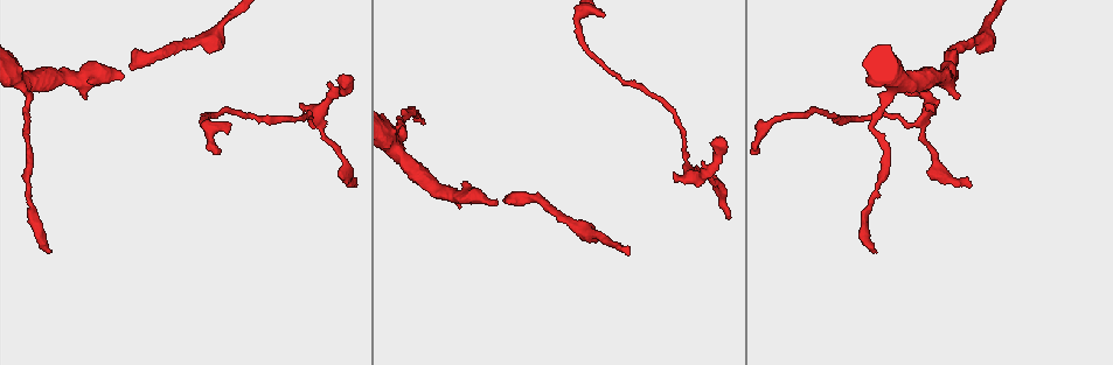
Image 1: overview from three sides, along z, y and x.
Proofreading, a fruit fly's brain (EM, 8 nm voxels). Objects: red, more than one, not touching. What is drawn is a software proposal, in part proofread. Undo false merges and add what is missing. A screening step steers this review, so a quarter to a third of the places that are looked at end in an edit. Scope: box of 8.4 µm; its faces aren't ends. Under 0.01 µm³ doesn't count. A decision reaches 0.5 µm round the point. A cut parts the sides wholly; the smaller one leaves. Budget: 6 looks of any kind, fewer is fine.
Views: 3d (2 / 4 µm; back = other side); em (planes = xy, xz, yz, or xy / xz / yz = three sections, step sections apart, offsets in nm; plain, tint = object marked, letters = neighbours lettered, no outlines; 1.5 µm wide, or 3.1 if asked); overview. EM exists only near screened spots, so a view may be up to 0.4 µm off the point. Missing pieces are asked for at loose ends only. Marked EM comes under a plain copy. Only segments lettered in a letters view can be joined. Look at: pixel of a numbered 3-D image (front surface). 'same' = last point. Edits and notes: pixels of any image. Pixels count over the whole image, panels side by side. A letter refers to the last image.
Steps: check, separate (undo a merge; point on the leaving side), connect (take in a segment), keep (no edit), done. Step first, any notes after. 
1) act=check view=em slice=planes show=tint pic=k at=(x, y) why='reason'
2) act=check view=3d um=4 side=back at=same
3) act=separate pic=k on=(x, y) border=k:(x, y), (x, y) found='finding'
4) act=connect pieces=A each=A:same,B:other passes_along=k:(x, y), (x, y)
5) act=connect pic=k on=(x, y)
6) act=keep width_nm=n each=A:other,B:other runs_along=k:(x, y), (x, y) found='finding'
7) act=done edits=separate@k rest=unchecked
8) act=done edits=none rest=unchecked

act=check view=em slice=planes show=letters pic=1 at=(716, 140) why='branch stops here'

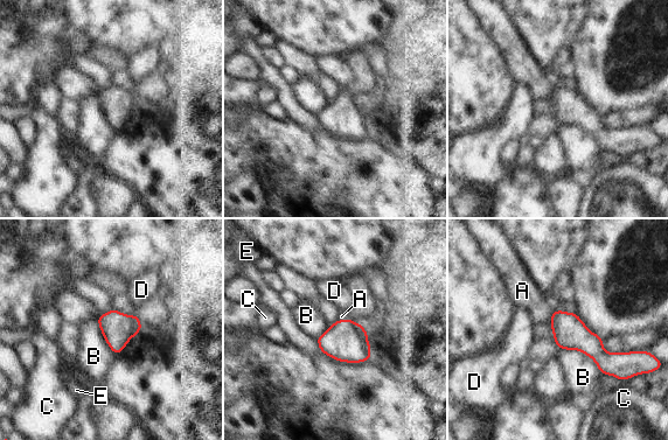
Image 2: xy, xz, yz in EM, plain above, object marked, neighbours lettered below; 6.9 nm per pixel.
act=connect pieces=A each=A:same,B:other,C:other,D:other,E:other found='the neuron continues'

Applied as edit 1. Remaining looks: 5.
act=check view=em slice=planes show=letters pic=1 at=(576, 19) why='sudden change in width'

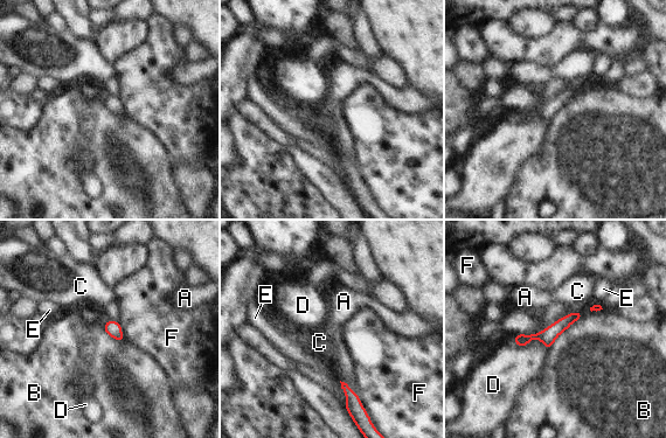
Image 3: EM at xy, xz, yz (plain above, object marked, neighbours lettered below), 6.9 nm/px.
act=keep width_nm=110 each=A:other,B:other,C:other,D:other,E:other,F:other runs_along=3:(578, 314), (548, 335), (517, 340) found='all the same neuron'

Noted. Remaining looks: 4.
act=check view=3d um=4 pic=1 at=(504, 200) why='an open end'

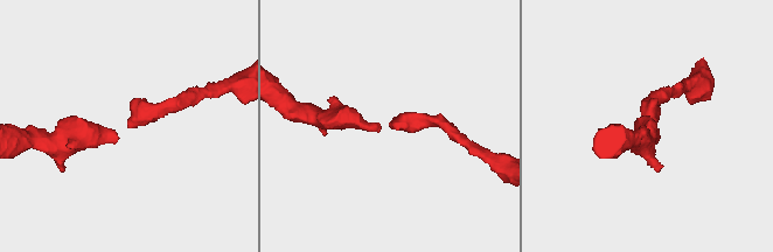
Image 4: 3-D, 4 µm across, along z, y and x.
act=check view=em slice=xz step=8 show=letters pic=4 at=(131, 125) why='need the tissue'

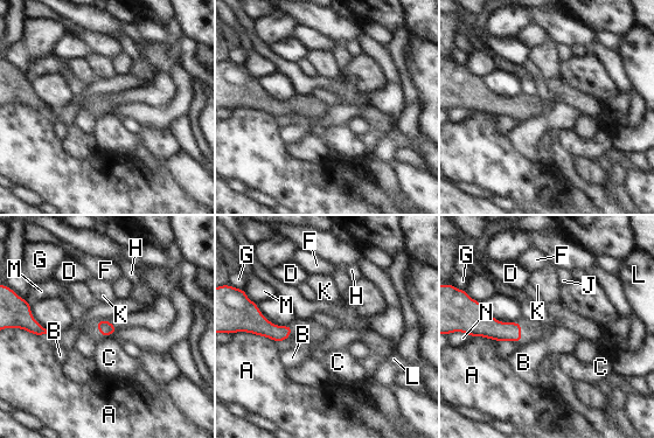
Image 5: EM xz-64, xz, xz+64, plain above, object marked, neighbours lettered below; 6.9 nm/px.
act=keep each=A:other,B:other,C:other,D:other,F:other,G:other,H:other,J:other,K:other,L:other,M:other,N:other border=5:(102, 335), (109, 336) found='no lettered segment goes on from it'

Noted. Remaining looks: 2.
act=done edits=connect@2 rest=unchecked

